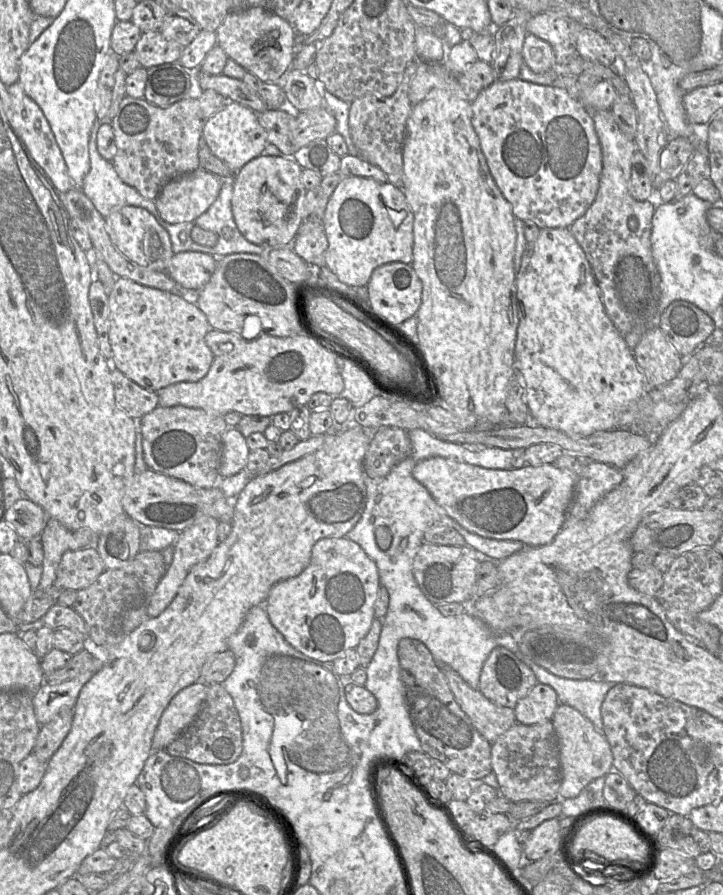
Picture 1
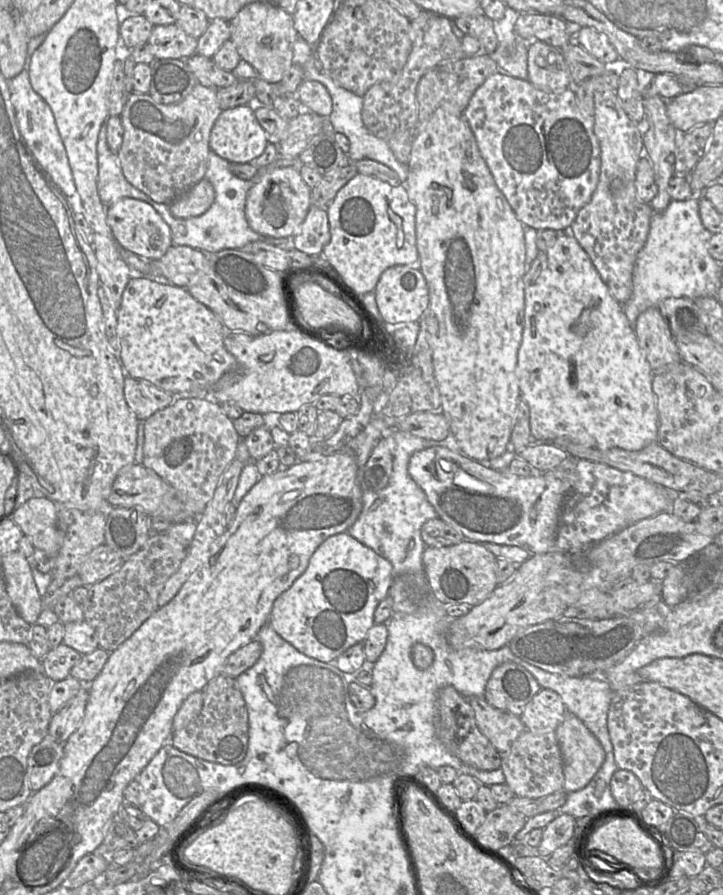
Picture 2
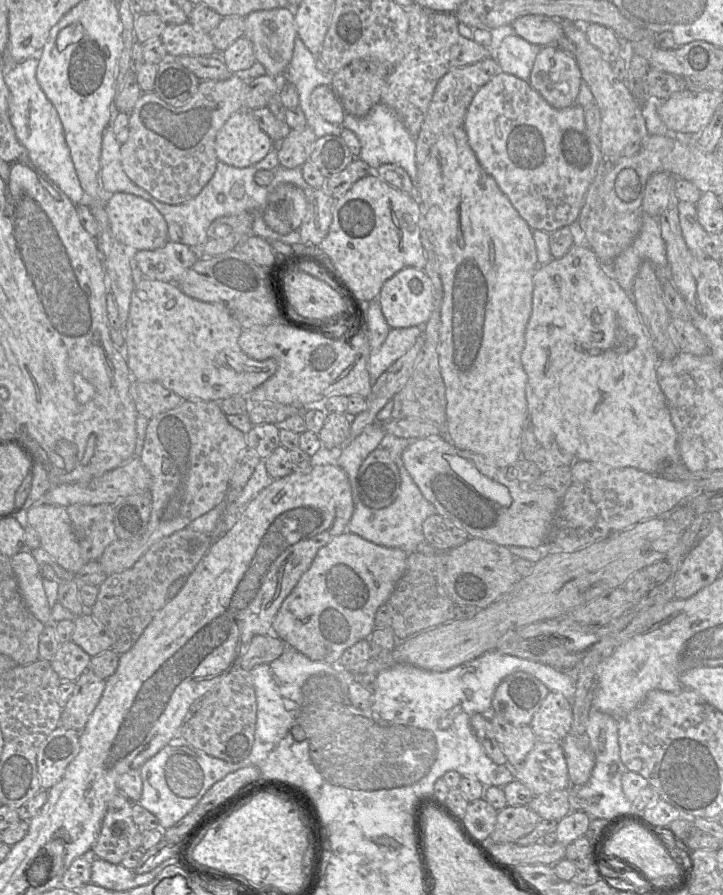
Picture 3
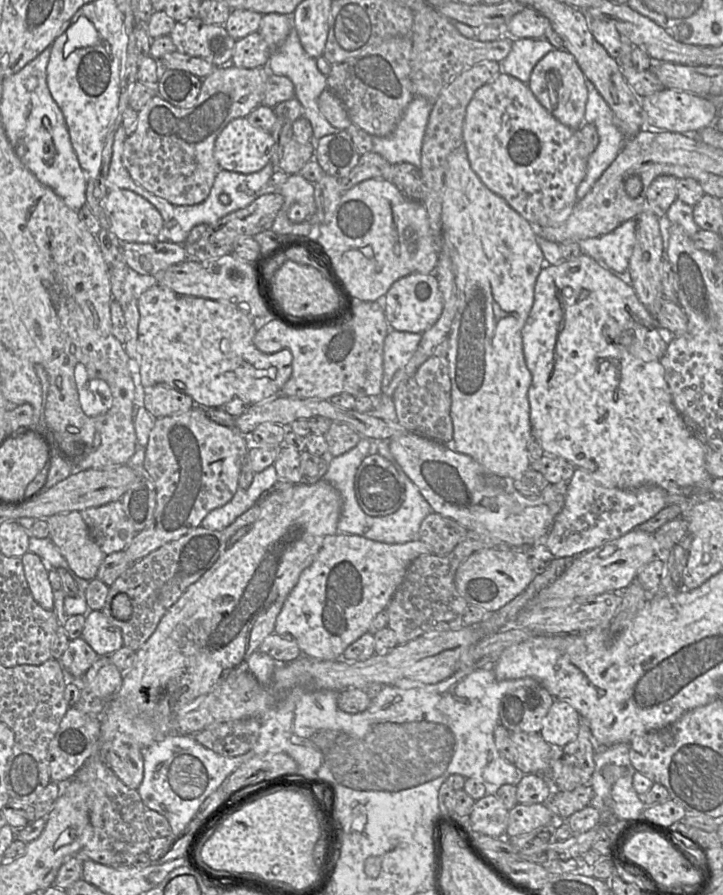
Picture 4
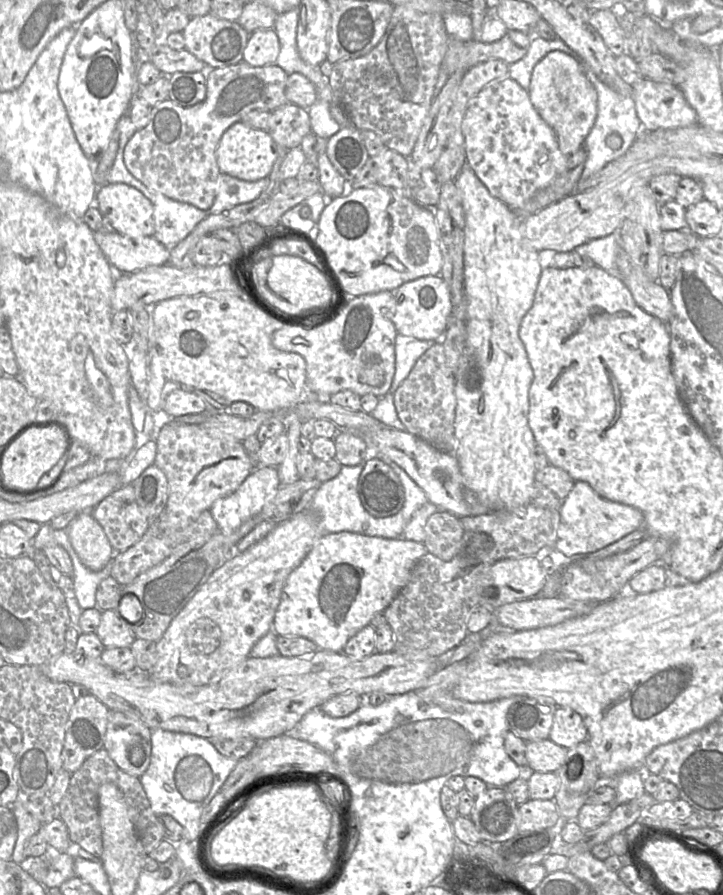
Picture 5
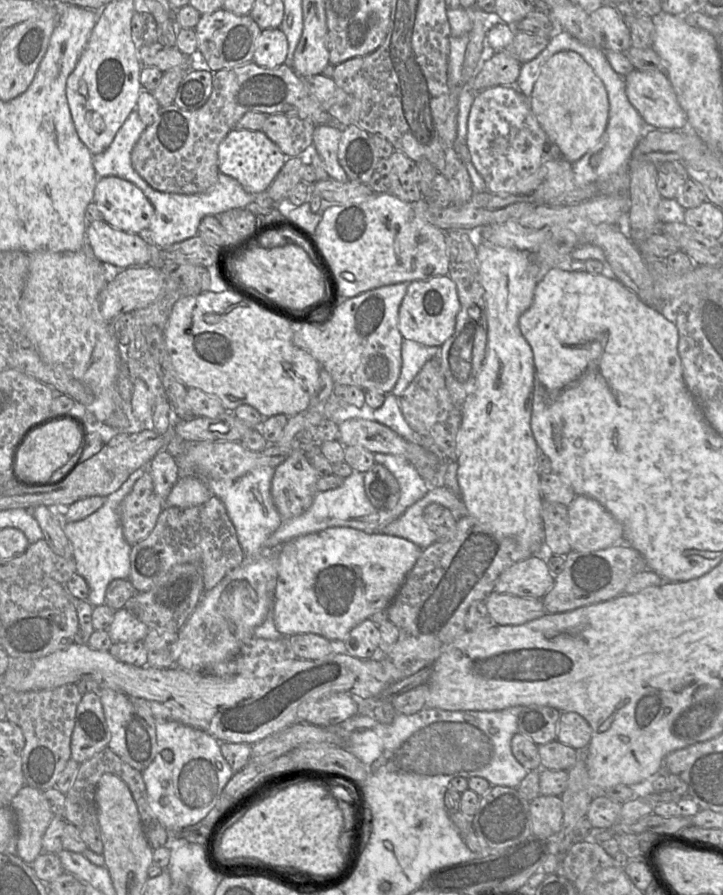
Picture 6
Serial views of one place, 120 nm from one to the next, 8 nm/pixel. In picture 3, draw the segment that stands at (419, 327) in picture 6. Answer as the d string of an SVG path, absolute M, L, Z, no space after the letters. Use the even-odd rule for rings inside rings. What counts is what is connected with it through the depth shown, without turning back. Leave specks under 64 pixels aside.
M406 267L383 284L378 300L390 329L424 326L434 310L432 281L424 270Z

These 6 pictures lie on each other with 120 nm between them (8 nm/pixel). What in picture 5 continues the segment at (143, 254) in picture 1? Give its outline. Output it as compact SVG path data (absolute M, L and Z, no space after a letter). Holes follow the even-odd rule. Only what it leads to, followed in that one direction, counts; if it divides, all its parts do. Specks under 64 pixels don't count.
M103 183L97 189L95 205L116 232L129 237L153 236L153 205L136 188L124 183Z

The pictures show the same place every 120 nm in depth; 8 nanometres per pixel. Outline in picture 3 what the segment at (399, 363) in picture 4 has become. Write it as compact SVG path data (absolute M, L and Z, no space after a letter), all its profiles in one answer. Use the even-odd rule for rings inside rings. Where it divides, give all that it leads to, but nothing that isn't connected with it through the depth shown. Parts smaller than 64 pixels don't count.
M413 326L407 328L390 329L384 343L375 350L371 350L368 359L368 372L371 383L373 384L379 376L384 373L396 360L405 355L415 344L417 338L422 334L422 327Z

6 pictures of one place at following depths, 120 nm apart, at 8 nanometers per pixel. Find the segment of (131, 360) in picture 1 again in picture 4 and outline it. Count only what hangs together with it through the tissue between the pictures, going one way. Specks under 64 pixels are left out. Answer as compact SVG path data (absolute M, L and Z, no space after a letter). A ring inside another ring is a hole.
M157 283L141 293L137 305L140 315L137 351L139 375L143 388L155 385L168 386L190 396L195 405L203 408L222 408L235 398L248 404L256 404L281 395L282 387L292 374L292 353L288 349L273 354L259 351L253 343L259 322L235 305L179 295Z

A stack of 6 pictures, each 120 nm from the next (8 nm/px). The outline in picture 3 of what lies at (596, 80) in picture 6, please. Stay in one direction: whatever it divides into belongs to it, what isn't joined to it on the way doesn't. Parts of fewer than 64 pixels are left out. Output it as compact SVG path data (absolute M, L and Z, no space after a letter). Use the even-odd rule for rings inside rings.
M555 46L541 47L531 70L529 84L549 105L556 109L574 105L582 81L574 56Z

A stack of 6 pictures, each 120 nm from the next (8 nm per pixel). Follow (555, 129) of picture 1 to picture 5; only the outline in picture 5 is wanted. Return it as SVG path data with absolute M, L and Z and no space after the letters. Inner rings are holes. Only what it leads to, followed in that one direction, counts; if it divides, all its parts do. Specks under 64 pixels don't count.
M509 76L481 89L468 102L462 123L466 163L496 199L512 210L521 210L527 201L559 176L569 156L559 149L554 130L531 103L528 90Z

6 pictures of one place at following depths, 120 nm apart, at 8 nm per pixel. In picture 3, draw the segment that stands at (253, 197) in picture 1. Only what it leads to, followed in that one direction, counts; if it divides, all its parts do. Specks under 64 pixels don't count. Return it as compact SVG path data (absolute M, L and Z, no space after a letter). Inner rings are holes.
M280 184L269 195L263 213L267 226L280 234L300 228L307 215L307 196L292 184Z

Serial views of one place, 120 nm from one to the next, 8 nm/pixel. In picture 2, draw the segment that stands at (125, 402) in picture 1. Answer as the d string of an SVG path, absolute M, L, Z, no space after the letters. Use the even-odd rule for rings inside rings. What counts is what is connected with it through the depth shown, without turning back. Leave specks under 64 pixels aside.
M125 377L124 395L128 406L140 420L146 420L155 412L169 406L176 396L147 380Z

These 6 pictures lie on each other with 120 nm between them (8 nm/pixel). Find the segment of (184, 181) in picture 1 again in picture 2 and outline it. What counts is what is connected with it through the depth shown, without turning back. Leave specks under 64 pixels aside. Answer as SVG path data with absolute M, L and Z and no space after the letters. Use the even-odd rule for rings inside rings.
M203 178L187 192L170 203L171 214L186 219L204 214L213 204L215 190L213 185Z

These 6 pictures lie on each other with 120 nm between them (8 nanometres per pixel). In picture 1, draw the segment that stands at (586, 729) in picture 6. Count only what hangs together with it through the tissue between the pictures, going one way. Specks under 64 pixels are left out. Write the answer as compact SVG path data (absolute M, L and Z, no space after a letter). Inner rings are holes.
M537 683L513 708L516 722L534 725L551 721L559 705L555 691L548 685Z

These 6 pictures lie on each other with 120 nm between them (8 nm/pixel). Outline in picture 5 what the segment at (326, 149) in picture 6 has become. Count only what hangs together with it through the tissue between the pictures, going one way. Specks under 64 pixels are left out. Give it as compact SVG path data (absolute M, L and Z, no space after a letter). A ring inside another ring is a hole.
M317 138L318 142L318 161L317 168L319 172L318 181L321 185L322 193L327 199L337 198L349 190L347 182L330 162L326 149L327 140Z

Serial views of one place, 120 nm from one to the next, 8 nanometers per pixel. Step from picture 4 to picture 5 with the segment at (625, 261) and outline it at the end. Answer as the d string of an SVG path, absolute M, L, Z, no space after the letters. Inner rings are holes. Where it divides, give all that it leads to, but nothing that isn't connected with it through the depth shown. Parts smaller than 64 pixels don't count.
M620 232L593 239L575 250L591 258L596 266L617 273L617 256L621 250Z

